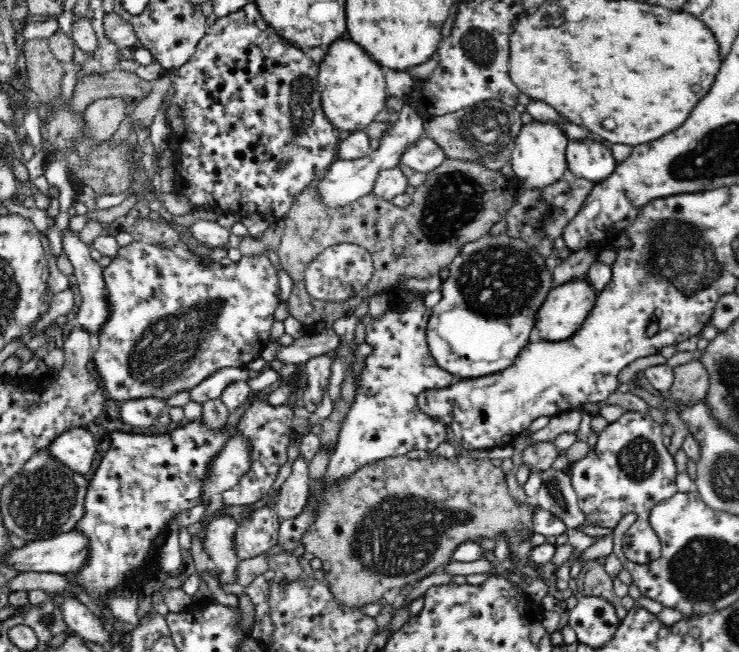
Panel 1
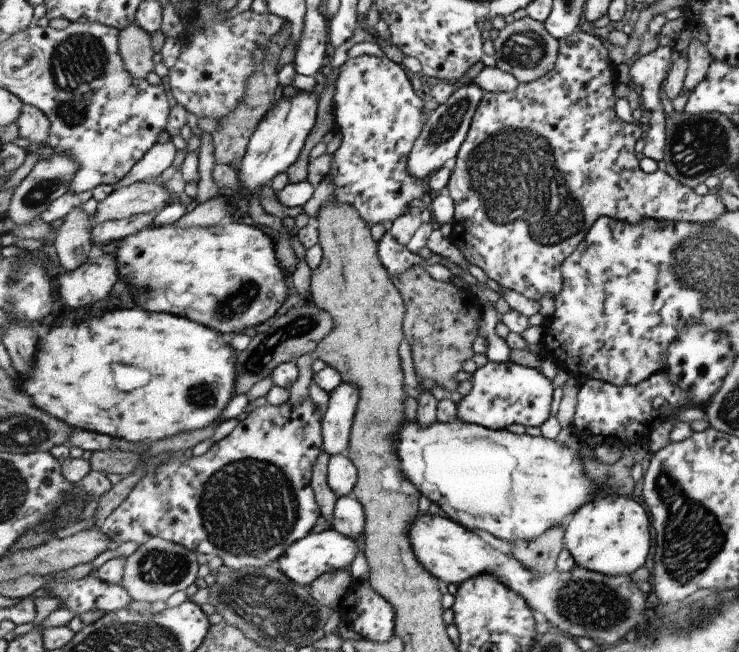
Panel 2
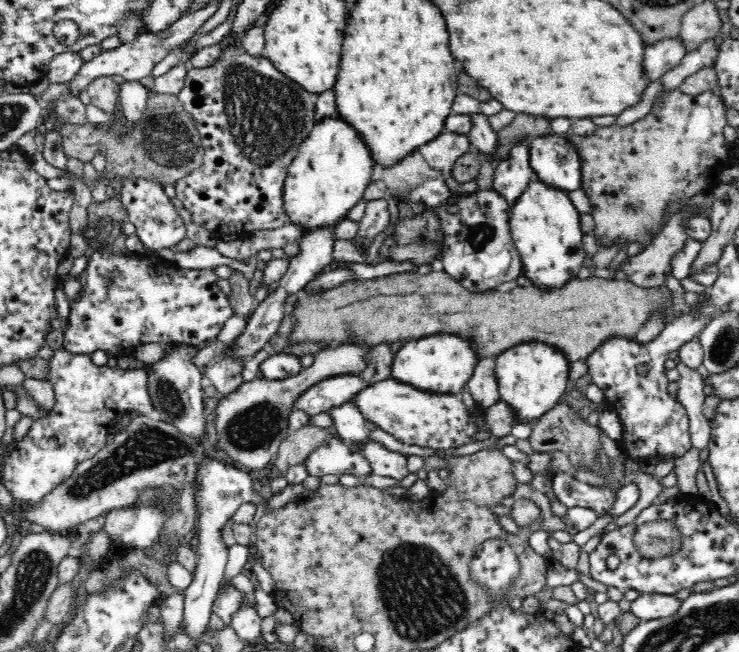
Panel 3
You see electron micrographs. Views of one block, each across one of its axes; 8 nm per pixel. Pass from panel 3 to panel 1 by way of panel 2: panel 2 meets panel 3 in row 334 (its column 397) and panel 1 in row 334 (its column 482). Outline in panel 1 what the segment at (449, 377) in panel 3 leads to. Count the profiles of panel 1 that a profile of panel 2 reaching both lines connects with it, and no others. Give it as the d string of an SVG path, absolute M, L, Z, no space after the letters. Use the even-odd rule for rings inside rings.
M506 234L486 235L475 242L468 242L462 248L462 252L454 258L452 264L448 266L448 276L441 284L442 298L431 308L428 322L425 326L426 340L431 355L439 364L440 368L450 373L456 379L476 378L496 375L503 372L506 368L512 366L519 352L529 343L529 334L532 332L535 312L544 302L548 291L552 288L552 275L550 270L546 270L546 260L540 258L540 255L531 248L528 248L522 241L506 237Z

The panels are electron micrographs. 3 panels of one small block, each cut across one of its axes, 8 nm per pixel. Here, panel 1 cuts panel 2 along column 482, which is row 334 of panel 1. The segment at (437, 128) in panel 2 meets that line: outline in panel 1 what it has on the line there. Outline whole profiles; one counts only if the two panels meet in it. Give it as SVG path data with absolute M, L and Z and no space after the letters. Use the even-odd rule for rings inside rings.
M64 230L62 235L63 251L66 253L68 260L73 264L73 274L77 278L77 288L80 290L80 306L76 314L76 320L90 336L100 336L104 330L106 322L112 316L112 305L110 305L110 291L104 279L104 269L92 257L93 252L78 239L78 234L72 230Z

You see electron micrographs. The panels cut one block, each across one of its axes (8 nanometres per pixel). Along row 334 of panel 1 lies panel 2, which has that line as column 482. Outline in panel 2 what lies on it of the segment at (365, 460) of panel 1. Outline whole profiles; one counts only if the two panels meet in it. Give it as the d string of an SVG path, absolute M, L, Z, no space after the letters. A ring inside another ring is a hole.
M489 360L475 370L473 382L473 390L457 403L459 421L503 430L509 428L511 424L540 427L551 416L555 388L553 388L553 382L541 374L540 369L513 361L498 363Z

